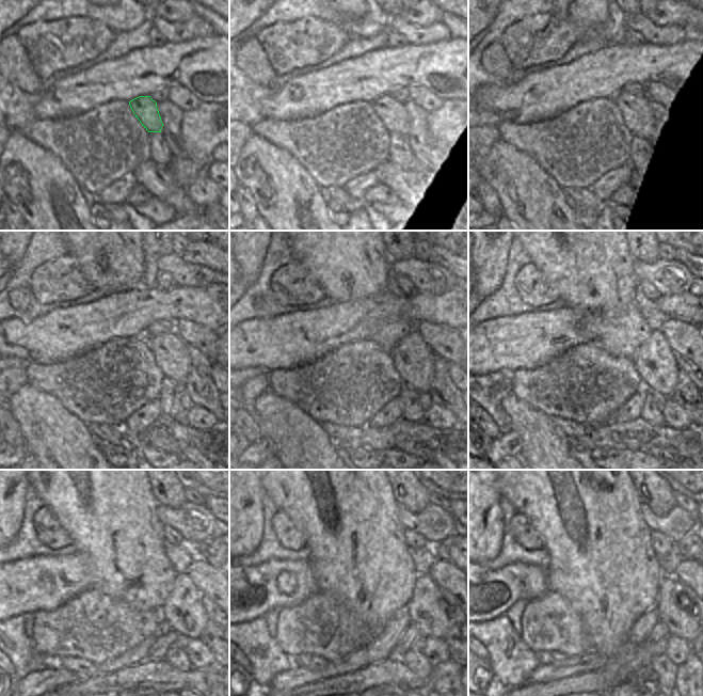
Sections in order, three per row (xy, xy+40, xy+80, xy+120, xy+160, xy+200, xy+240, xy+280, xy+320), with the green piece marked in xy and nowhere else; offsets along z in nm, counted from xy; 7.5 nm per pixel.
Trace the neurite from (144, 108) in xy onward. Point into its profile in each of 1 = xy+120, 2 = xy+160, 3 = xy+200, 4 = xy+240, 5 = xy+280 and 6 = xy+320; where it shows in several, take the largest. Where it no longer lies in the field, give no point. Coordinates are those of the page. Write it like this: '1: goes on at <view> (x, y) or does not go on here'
1: goes on at xy+120 (171, 353)
2: goes on at xy+160 (413, 359)
3: goes on at xy+200 (655, 362)
4: goes on at xy+240 (182, 612)
5: goes on at xy+280 (424, 608)
6: goes on at xy+320 (677, 621)

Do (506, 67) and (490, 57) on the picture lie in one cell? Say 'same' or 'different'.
same

